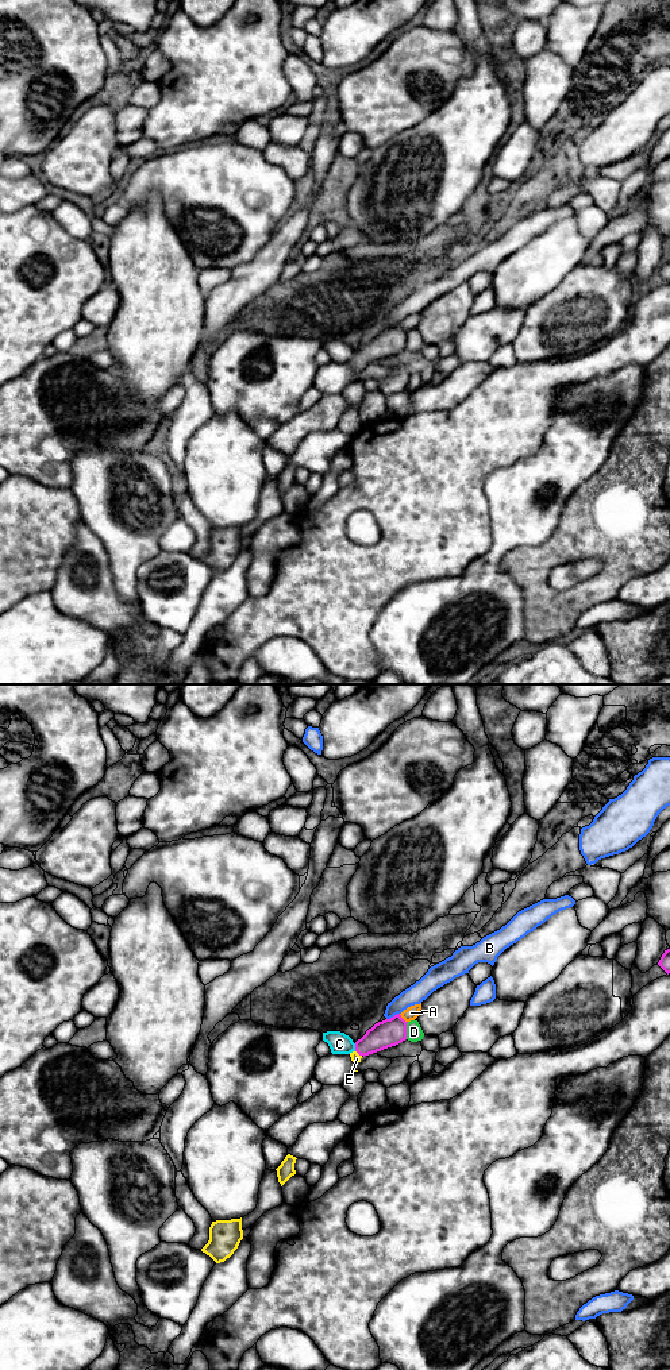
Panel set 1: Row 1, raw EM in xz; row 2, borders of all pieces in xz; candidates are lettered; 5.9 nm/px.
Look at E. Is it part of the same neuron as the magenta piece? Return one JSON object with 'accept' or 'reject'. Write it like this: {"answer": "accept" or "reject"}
{"answer": "accept"}

